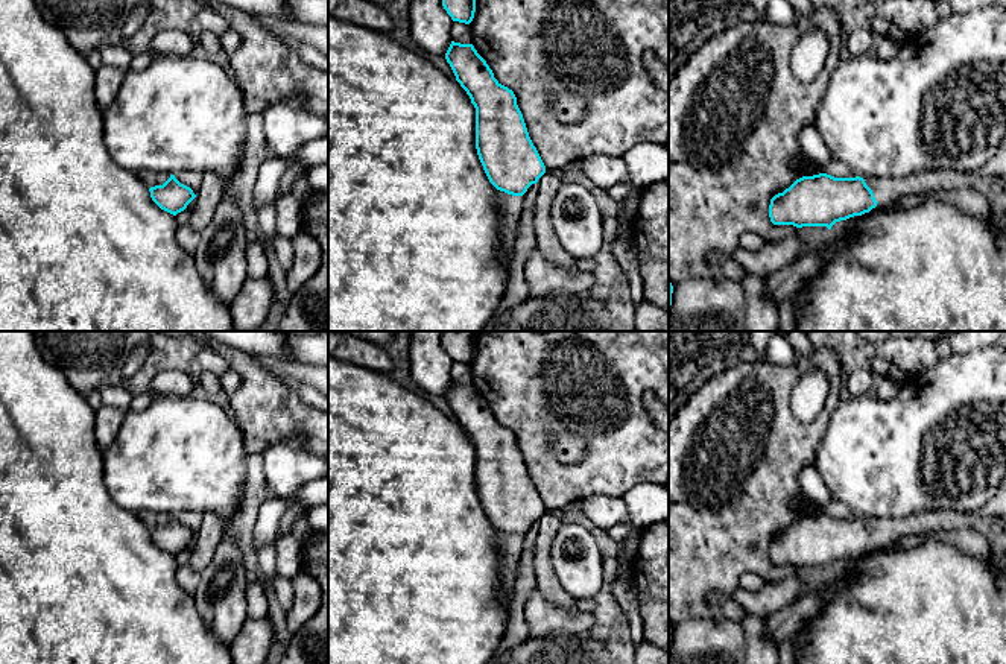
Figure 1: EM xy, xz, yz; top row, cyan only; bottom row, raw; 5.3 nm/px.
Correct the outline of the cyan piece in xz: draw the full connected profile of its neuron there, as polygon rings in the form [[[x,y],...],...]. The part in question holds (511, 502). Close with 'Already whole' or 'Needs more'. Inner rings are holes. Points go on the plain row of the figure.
[[[451,381],[445,400],[476,448],[476,489],[498,530],[501,588],[515,591],[523,535],[546,514],[512,430],[501,425],[473,384]]]. Needs more

